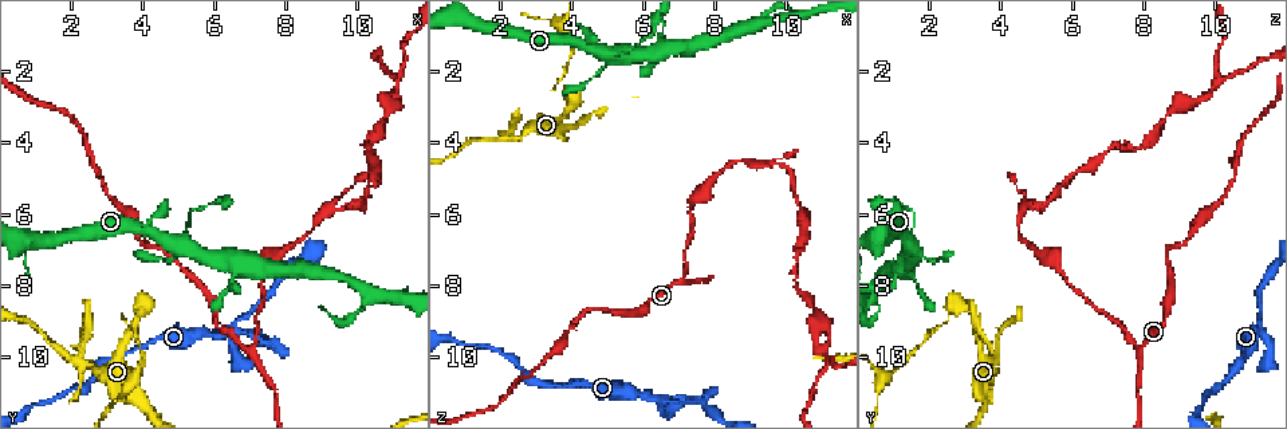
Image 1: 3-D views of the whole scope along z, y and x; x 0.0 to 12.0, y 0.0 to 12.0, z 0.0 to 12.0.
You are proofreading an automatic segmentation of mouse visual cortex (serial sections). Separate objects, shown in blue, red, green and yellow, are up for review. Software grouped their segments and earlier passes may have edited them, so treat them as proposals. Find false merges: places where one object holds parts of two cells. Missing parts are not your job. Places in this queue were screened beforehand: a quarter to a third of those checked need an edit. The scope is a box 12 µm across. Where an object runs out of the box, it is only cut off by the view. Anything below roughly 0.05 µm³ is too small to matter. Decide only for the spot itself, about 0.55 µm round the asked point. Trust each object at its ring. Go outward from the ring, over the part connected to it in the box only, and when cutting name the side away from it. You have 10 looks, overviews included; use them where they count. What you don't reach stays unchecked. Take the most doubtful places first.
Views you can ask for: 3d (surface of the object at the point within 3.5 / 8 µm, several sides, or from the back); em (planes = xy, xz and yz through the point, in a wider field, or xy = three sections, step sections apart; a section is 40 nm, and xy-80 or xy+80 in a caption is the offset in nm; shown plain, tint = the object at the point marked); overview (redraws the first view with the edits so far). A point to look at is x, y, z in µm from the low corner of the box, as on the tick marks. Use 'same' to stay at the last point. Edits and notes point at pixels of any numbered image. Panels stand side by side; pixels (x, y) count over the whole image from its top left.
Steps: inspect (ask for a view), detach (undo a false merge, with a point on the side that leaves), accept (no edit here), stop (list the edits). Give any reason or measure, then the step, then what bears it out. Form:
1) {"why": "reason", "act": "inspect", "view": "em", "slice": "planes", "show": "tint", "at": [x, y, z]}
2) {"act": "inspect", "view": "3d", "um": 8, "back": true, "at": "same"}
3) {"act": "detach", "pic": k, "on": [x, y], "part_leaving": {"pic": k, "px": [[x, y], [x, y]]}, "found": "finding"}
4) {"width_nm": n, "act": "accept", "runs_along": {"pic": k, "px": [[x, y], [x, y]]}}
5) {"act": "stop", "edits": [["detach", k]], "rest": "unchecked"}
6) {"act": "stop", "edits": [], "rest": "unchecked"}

{"why": "a narrow waist", "act": "inspect", "view": "3d", "um": 3.5, "at": [2.2, 10.1, 3.8]}

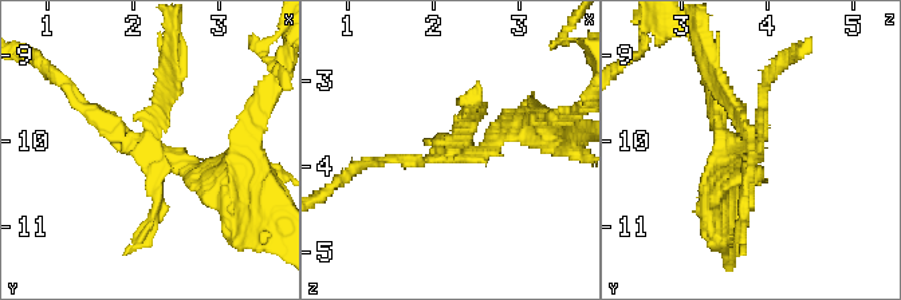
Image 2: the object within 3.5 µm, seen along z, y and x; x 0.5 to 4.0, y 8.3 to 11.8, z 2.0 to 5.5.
{"why": "shape alone is not enough", "act": "inspect", "view": "em", "slice": "xy", "step": 5, "show": "tint", "at": [2.20, 10.10, 3.85]}

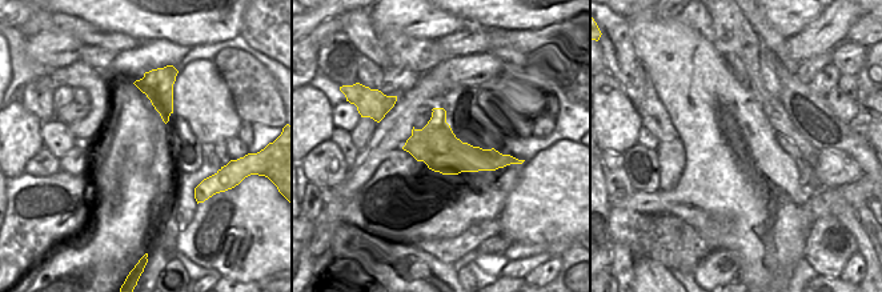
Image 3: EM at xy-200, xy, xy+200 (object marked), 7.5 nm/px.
{"width_nm": 320, "act": "detach", "pic": 2, "on": [153, 225], "part_leaving": {"pic": 2, "px": [[153, 138], [173, 71], [169, 35]]}, "found": "a second cell is stuck on"}

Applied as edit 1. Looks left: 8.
{"why": "redraw", "act": "inspect", "view": "overview"}

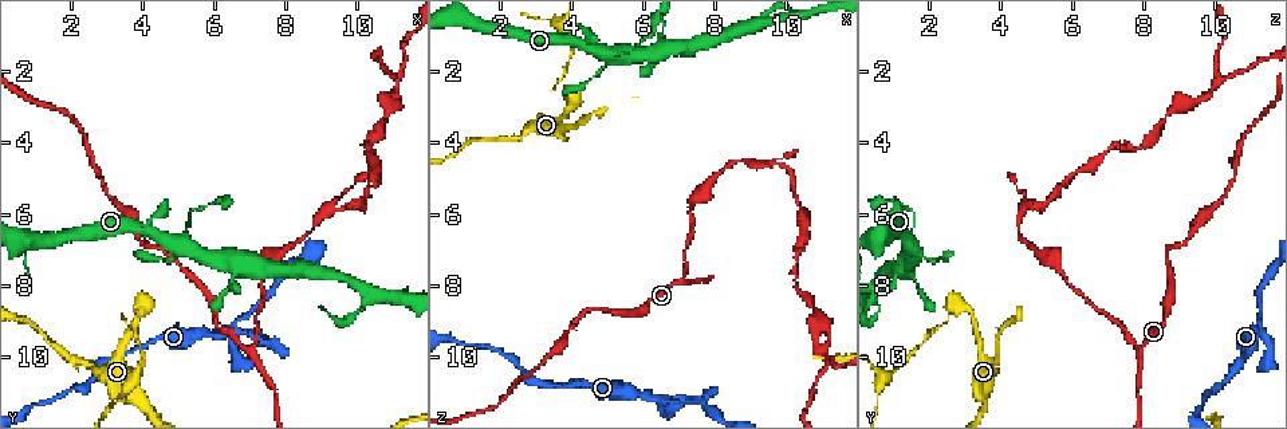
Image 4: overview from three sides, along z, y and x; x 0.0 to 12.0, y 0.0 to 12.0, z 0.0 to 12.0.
{"why": "abrupt turn", "act": "inspect", "view": "3d", "um": 8, "at": [6.3, 9.3, 11.1]}

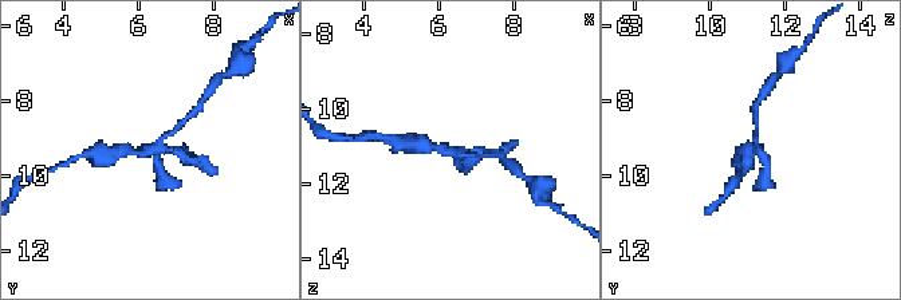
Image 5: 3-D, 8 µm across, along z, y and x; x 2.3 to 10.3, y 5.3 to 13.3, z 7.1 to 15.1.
{"why": "closer look", "act": "inspect", "view": "3d", "um": 3.5, "at": [6.4, 9.2, 11.1]}

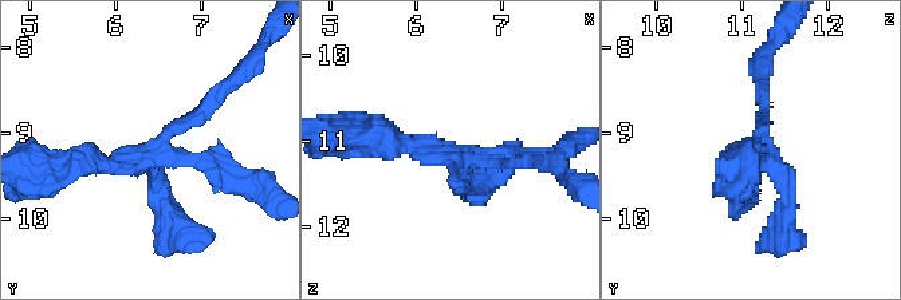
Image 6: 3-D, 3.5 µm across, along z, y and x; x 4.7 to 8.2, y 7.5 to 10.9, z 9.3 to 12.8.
{"arms": 4, "arm_widths_nm": [150, 150, 250, 250], "act": "inspect", "view": "em", "slice": "planes", "show": "tint", "at": [6.40, 9.30, 11.15]}

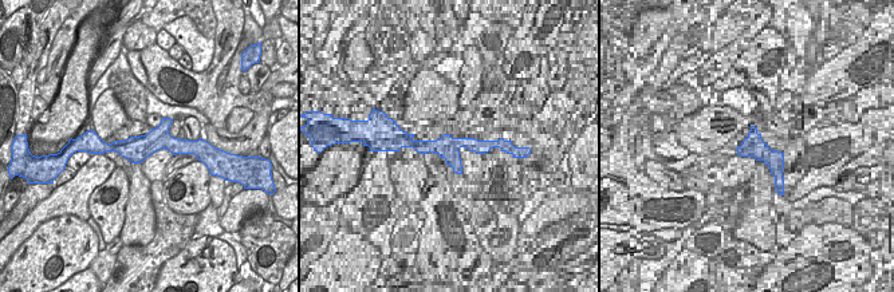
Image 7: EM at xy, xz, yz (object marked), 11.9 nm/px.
{"act": "accept", "runs_along": {"pic": 6, "px": [[69, 161], [142, 165], [216, 95]]}, "found": "one cell here"}

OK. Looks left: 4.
{"why": "a narrow waist", "act": "inspect", "view": "3d", "um": 8, "at": [9.7, 5.8, 4.6]}

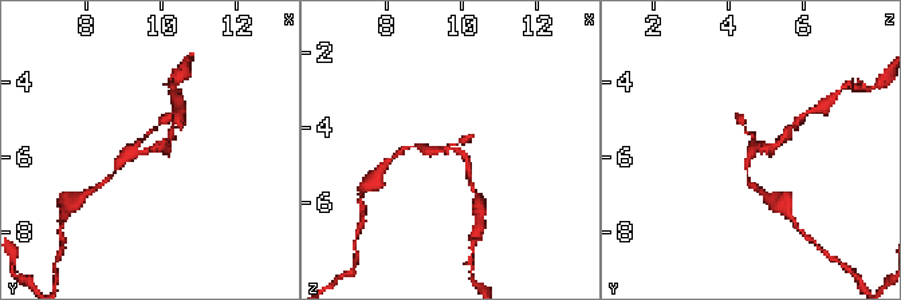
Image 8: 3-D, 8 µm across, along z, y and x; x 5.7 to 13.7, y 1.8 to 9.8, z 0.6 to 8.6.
{"why": "now the EM", "act": "inspect", "view": "em", "slice": "planes", "show": "tint", "at": [9.7, 5.8, 4.5]}

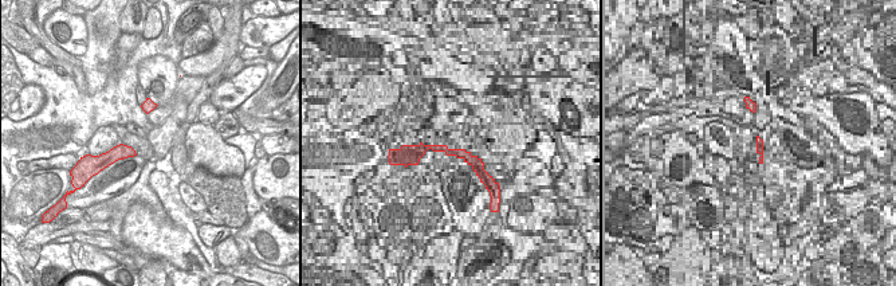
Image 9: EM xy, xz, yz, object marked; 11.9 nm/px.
{"act": "detach", "pic": 8, "on": [162, 147], "part_leaving": {"pic": 8, "px": [[136, 153], [168, 149], [170, 142]]}, "found": "two cells meet here"}

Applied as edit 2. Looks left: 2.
{"act": "stop", "edits": [["detach", 2], ["detach", 8]], "rest": "unchecked"}

